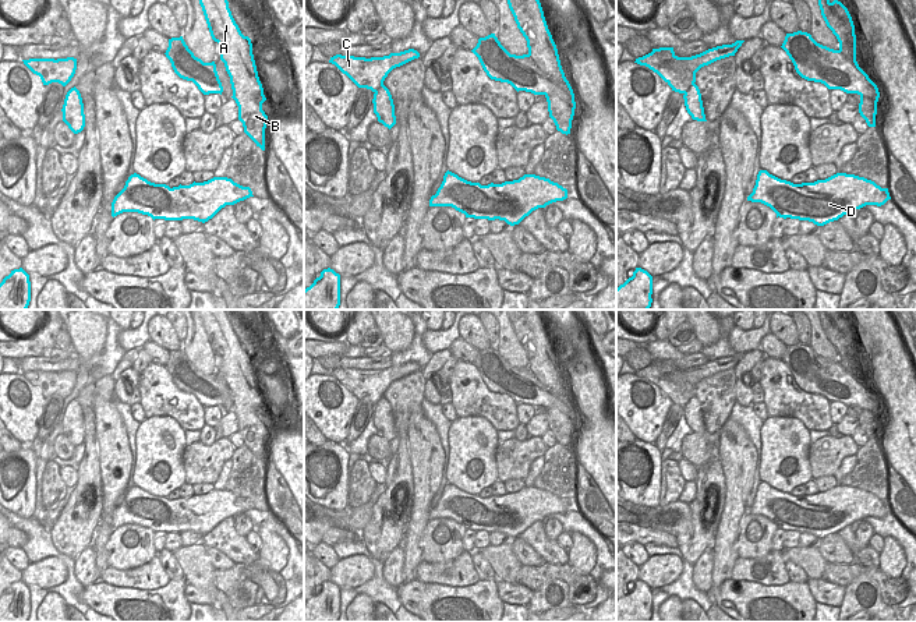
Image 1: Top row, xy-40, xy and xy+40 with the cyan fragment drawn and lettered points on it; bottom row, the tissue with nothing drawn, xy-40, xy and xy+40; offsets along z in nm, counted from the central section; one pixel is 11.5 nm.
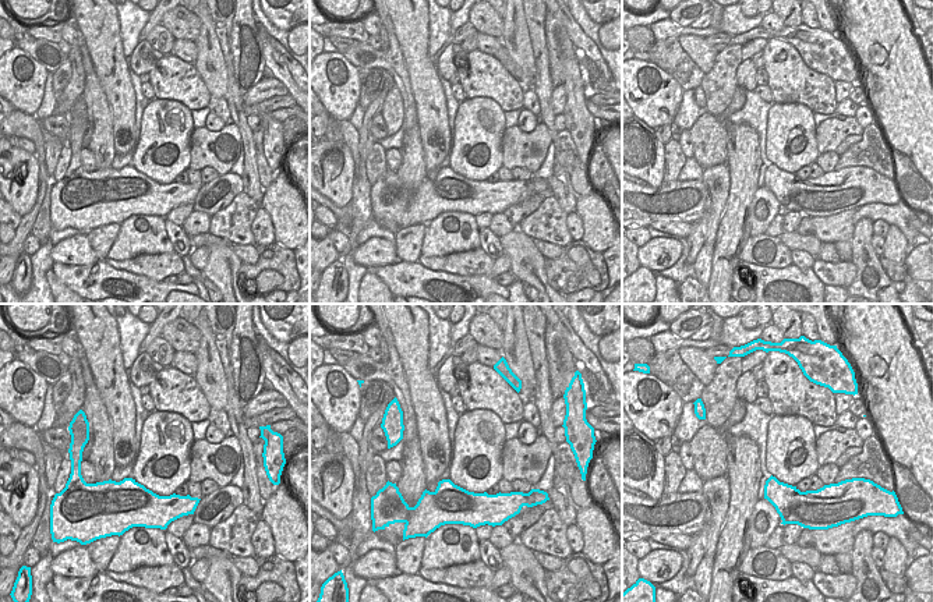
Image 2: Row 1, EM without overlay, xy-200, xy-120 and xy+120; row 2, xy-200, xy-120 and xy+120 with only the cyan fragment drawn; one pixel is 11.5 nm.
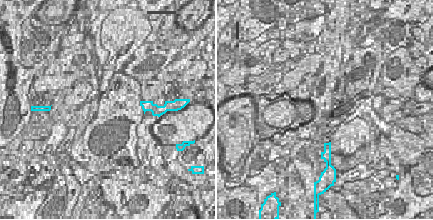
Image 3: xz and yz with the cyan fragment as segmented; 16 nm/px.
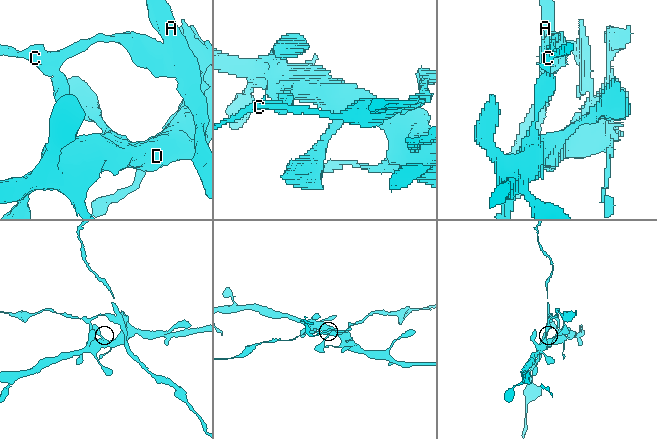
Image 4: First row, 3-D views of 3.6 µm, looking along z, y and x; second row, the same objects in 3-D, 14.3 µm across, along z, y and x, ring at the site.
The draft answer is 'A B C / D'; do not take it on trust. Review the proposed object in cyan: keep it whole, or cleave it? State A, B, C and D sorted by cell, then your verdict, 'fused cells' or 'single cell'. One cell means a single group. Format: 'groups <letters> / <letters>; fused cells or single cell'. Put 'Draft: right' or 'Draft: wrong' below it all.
groups A B C / D; fused cells
Draft: right

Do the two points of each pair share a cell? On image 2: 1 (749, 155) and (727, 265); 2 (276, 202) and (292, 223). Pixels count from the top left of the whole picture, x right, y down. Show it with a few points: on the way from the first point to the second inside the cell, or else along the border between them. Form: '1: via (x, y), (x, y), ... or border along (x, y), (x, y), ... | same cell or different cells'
1: via (744, 183), (730, 240) | same cell
2: via (282, 208), (289, 218) | same cell

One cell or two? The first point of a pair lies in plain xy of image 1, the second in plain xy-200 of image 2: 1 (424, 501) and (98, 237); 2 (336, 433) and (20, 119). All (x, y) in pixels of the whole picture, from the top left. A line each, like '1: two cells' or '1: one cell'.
1: two cells
2: two cells

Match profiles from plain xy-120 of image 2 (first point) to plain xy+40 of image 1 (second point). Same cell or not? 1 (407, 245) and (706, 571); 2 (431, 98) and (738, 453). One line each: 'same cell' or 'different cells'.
1: same cell
2: same cell

